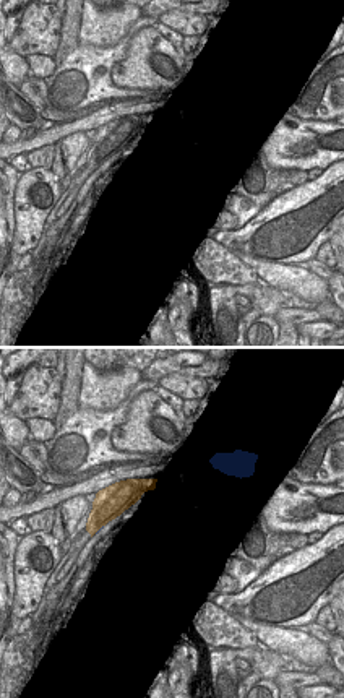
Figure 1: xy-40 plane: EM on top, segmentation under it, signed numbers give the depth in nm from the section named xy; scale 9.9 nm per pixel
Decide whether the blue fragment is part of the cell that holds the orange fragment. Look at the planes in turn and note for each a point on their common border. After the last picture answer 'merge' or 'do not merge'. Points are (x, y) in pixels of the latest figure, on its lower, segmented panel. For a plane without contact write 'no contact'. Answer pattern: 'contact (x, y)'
contact (98, 529)

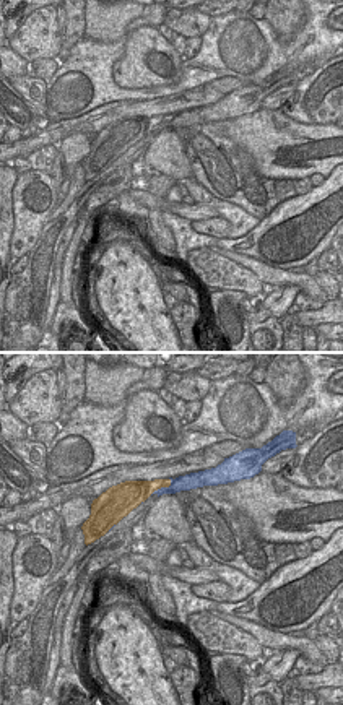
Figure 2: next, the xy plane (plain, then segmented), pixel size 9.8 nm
contact (161, 486)

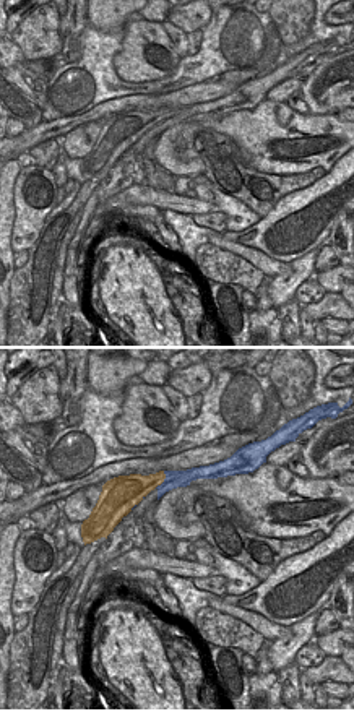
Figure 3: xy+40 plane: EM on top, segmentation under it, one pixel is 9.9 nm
contact (163, 481)

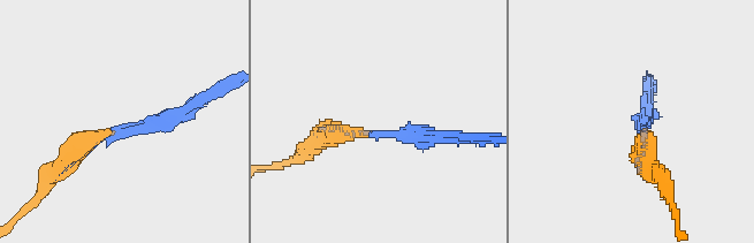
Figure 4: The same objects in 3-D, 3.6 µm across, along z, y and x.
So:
merge

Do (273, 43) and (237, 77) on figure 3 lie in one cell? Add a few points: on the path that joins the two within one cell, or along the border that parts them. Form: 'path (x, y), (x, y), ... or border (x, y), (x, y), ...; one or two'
path (270, 54), (249, 73); one

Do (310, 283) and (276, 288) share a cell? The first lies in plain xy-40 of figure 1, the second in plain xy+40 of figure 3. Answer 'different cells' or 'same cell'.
different cells

